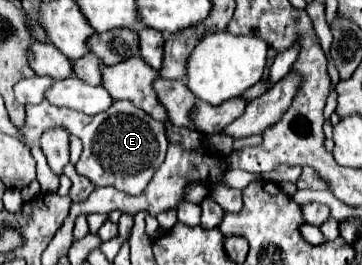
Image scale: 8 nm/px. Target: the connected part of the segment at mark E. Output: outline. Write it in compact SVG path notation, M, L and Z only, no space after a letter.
M120 100L110 106L110 110L100 112L96 116L86 116L82 112L74 112L68 108L58 108L48 102L26 106L26 124L22 134L26 144L32 146L42 138L44 130L64 128L68 134L78 136L84 144L84 156L80 164L76 164L76 172L90 178L96 186L112 186L130 196L142 194L150 184L150 178L160 168L168 148L166 128L148 116L144 110L136 108L132 102Z

